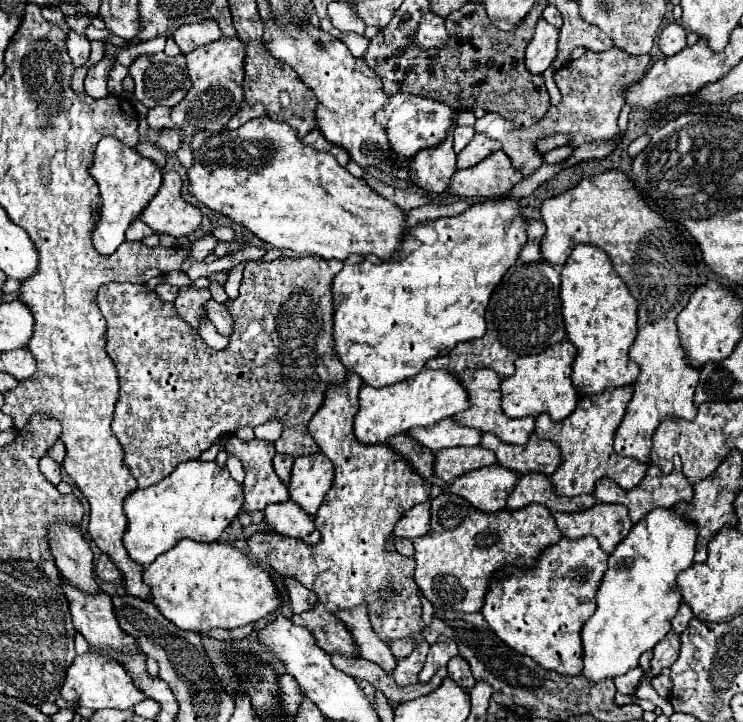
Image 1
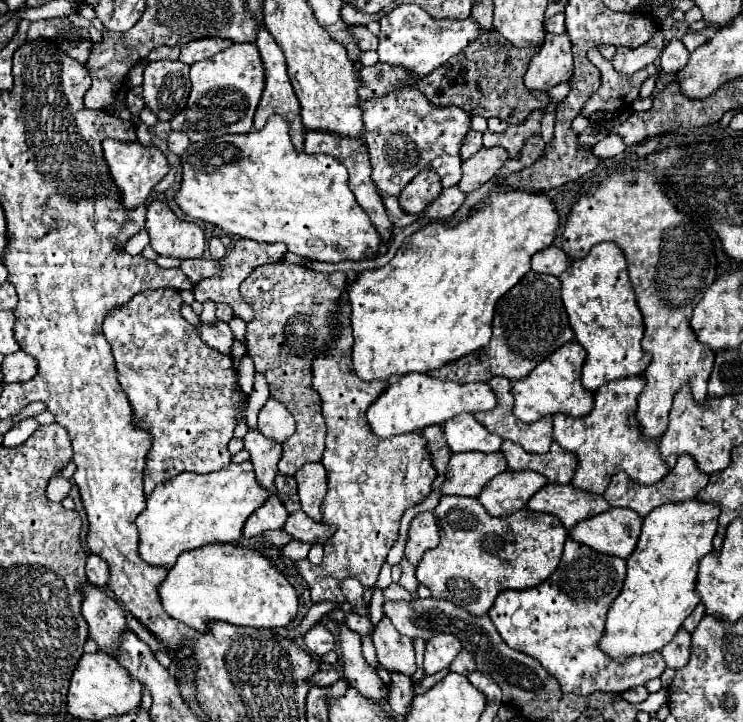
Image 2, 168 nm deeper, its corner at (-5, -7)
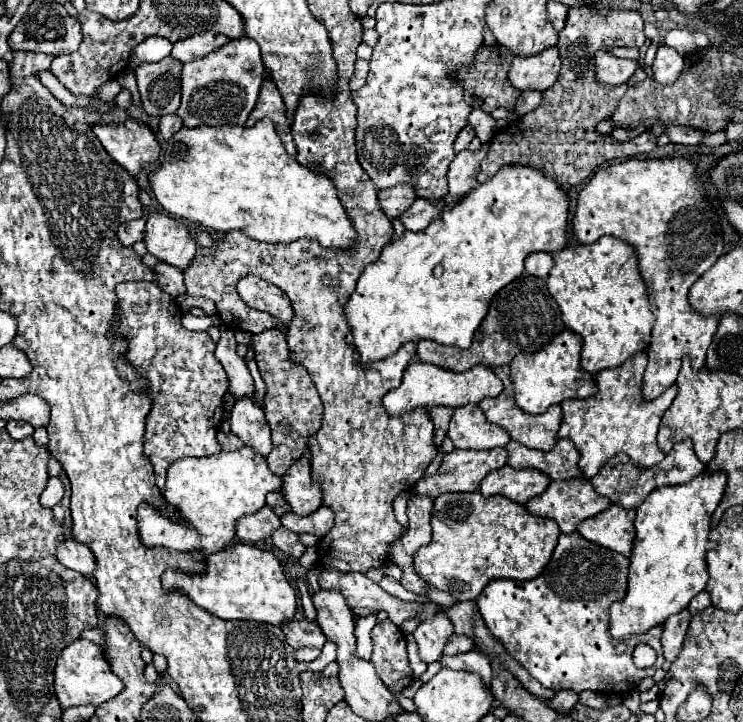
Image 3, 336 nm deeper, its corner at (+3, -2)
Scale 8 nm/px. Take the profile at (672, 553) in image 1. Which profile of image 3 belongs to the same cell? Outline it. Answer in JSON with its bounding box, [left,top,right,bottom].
[609,473,723,639]

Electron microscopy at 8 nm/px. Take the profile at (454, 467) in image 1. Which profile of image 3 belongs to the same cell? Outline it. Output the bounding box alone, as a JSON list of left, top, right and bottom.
[413,447,507,497]

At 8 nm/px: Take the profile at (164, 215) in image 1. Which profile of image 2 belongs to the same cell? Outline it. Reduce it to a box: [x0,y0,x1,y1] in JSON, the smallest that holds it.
[145,200,205,260]

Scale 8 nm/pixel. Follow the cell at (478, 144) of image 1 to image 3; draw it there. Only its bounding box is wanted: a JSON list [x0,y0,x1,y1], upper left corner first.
[447,143,489,195]

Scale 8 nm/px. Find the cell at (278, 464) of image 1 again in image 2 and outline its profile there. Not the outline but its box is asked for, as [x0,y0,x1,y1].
[275,474,301,512]

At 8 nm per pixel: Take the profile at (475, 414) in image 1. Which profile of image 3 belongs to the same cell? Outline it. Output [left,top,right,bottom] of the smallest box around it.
[479,367,561,451]

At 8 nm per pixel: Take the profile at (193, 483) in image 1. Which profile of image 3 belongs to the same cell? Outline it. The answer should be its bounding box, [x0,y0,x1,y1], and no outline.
[137,447,281,553]

